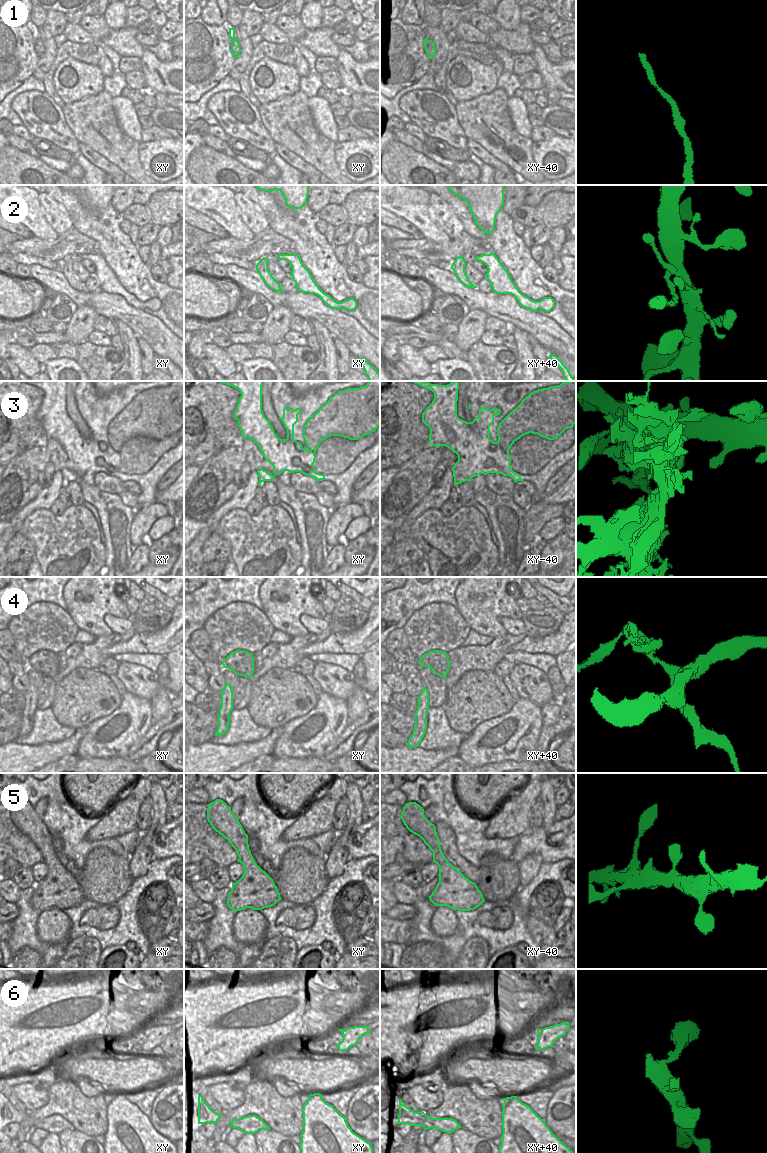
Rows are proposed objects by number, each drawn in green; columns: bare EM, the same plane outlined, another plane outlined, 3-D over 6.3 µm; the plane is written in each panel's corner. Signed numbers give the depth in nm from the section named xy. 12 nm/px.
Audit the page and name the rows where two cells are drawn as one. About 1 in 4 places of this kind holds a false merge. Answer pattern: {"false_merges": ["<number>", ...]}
{"false_merges": ["3", "4"]}

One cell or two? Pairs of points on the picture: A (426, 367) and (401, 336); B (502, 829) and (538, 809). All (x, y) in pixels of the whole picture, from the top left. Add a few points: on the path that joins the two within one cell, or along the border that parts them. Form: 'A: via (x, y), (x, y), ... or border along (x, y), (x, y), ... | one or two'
A: border along (407, 341), (400, 343) | two
B: border along (539, 794), (529, 813), (529, 828) | two

